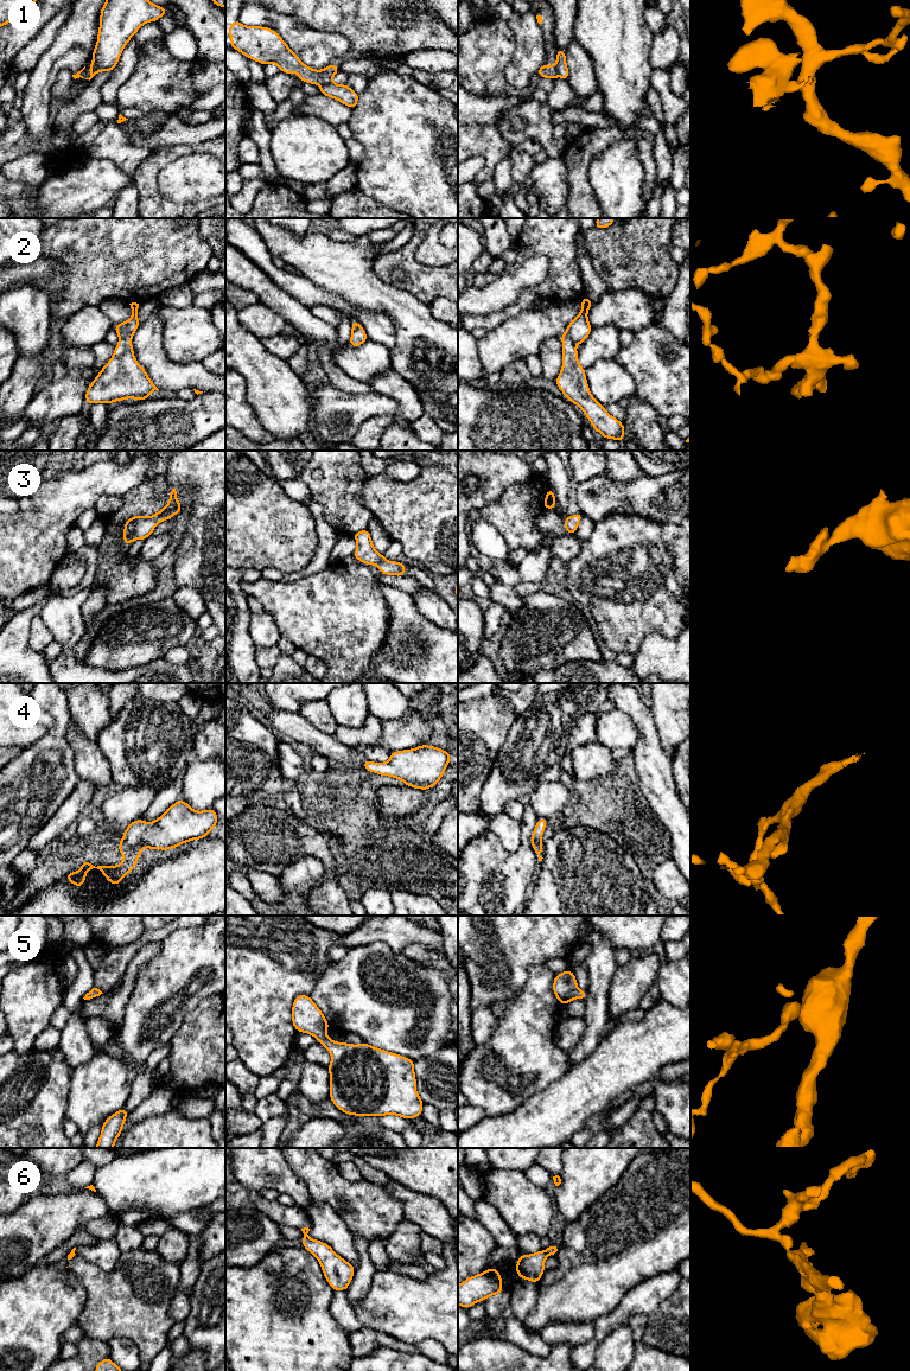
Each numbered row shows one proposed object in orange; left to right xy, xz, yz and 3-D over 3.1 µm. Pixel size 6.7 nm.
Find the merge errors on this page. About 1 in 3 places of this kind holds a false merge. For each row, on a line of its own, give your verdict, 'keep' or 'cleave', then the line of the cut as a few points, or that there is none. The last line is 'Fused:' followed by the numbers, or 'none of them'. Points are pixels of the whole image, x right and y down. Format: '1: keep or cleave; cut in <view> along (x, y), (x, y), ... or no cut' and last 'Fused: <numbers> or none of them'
1: cleave; cut in xz along (331, 82), (322, 85)
2: keep; no cut
3: keep; no cut
4: keep; no cut
5: keep; no cut
6: cleave; cut in yz along (545, 1251), (547, 1255)
Fused: 1, 6

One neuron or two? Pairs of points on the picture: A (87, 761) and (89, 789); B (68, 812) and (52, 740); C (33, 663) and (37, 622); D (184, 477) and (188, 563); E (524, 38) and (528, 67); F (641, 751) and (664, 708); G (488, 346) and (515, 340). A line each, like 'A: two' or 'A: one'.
A: two
B: two
C: two
D: one
E: one
F: two
G: one

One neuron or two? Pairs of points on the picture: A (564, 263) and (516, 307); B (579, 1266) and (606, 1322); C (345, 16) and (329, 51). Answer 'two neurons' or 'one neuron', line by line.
A: one neuron
B: two neurons
C: two neurons

